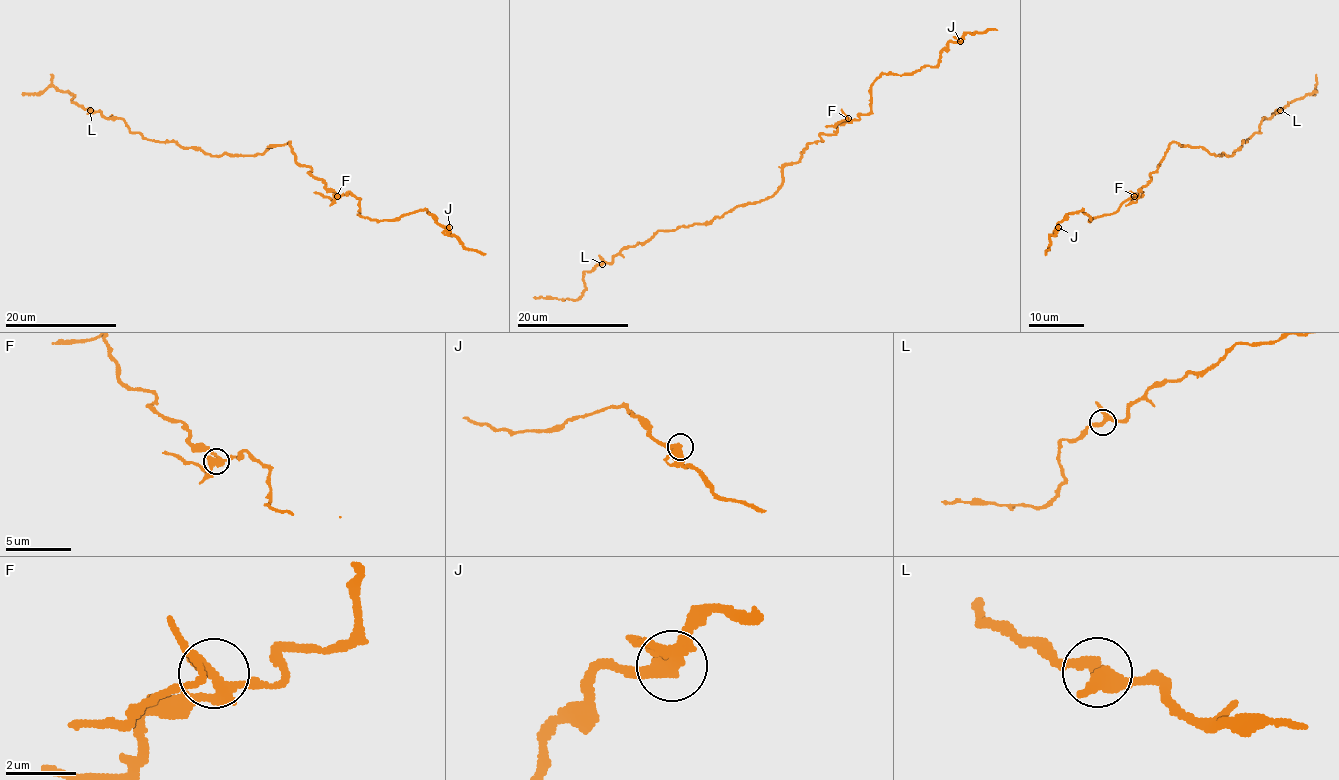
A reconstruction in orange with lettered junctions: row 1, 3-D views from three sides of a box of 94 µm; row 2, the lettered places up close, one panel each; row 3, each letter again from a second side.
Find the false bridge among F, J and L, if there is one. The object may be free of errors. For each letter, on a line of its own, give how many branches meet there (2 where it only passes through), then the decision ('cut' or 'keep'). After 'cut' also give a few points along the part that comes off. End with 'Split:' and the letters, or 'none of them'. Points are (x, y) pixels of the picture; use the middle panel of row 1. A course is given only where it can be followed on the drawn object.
F: 3 branches meet; cut; foreign part runs (848, 118), (825, 126)
J: 3 branches meet; keep
L: 3 branches meet; keep
Split: F

